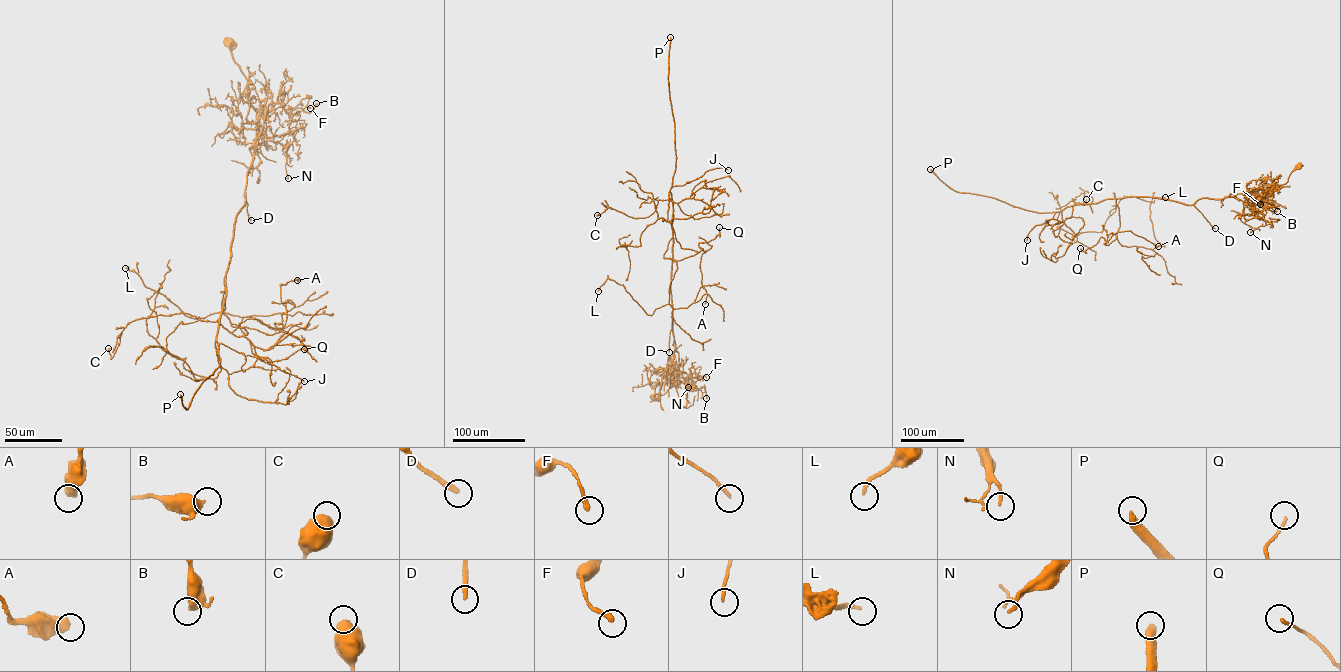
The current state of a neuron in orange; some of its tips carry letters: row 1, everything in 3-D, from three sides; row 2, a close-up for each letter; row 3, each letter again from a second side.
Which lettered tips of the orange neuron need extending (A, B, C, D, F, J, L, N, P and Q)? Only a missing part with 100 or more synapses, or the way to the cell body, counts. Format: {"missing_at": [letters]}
{"missing_at": ["D", "P"]}

